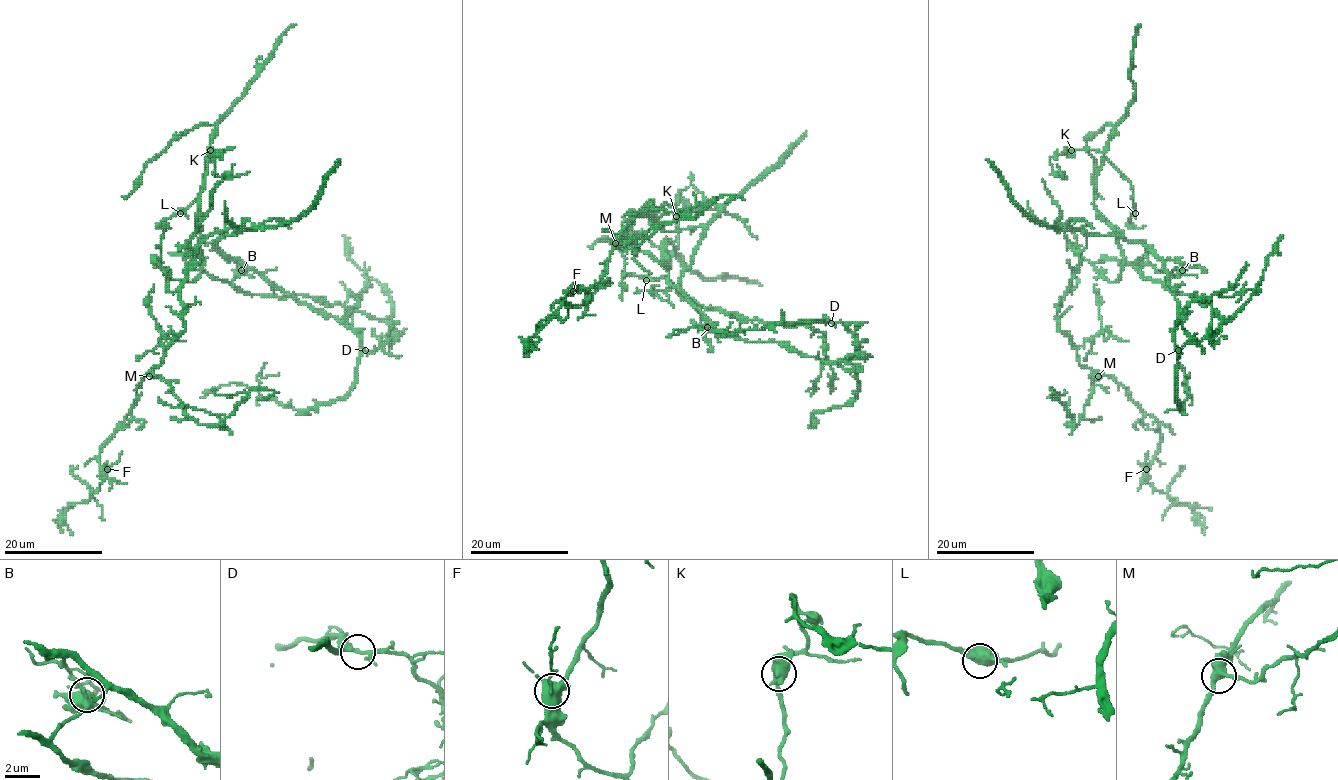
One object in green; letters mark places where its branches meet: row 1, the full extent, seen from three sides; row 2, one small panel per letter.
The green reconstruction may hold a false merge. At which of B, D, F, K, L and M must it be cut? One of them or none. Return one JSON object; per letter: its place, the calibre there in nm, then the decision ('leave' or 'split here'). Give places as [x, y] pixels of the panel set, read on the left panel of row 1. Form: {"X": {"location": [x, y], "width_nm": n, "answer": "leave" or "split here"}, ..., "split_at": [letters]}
{"B": {"location": [241, 270], "width_nm": 440, "answer": "leave"}, "D": {"location": [365, 350], "width_nm": 280, "answer": "leave"}, "F": {"location": [107, 469], "width_nm": 480, "answer": "leave"}, "K": {"location": [210, 150], "width_nm": 440, "answer": "leave"}, "L": {"location": [180, 213], "width_nm": 480, "answer": "leave"}, "M": {"location": [149, 376], "width_nm": 440, "answer": "leave"}, "split_at": []}

